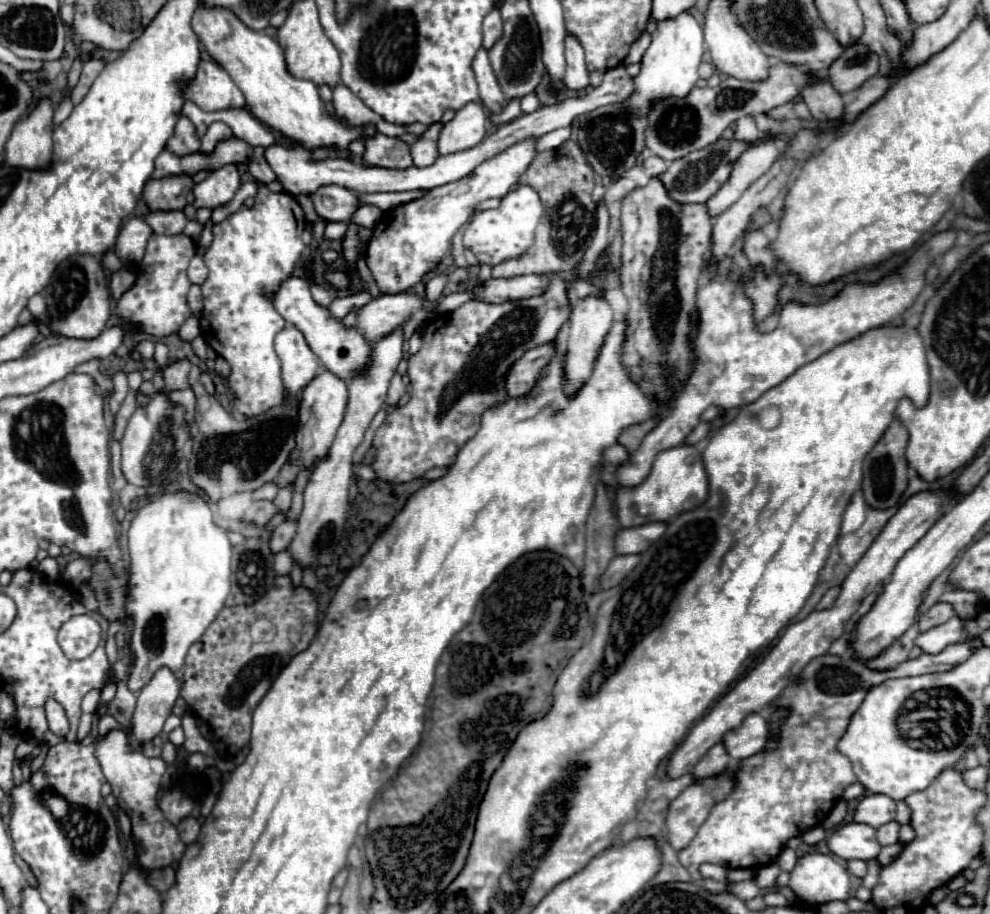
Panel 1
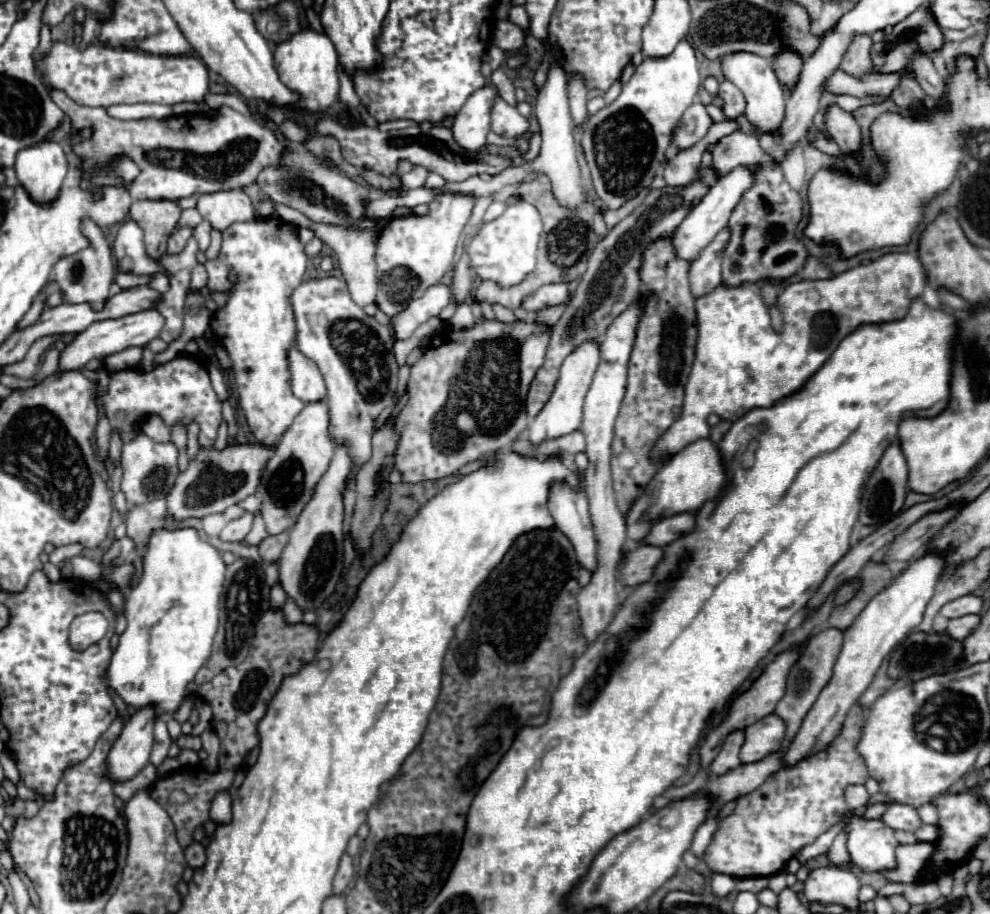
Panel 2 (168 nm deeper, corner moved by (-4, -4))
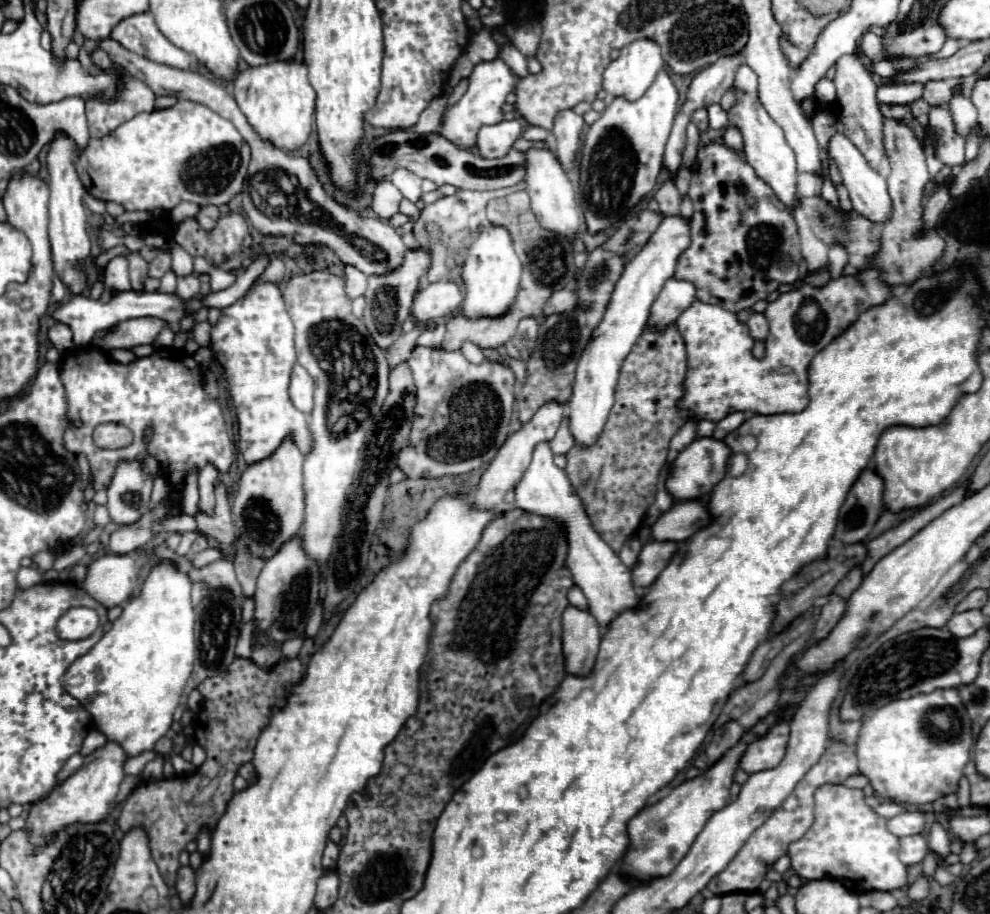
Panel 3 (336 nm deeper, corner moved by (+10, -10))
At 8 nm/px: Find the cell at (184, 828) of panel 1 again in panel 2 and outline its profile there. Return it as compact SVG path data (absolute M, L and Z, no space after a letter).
M198 842L190 844L190 846L184 850L184 854L186 854L186 864L188 864L192 870L202 868L202 866L204 866L204 862L206 862L204 846L202 846L202 844L198 844Z

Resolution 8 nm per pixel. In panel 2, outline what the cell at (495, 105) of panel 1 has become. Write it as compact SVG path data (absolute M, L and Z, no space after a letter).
M500 96L494 100L492 106L492 132L500 136L522 136L530 130L530 120L524 118L516 108L508 106Z

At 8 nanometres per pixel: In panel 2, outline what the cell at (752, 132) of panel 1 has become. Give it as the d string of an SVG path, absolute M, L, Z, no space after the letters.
M740 130L718 140L712 150L712 168L718 178L730 174L738 166L746 166L752 172L754 186L742 194L726 226L730 238L722 252L722 284L740 286L744 282L762 280L786 282L798 274L808 260L808 250L796 236L796 228L802 220L802 198L786 182L780 162L760 148L758 136Z

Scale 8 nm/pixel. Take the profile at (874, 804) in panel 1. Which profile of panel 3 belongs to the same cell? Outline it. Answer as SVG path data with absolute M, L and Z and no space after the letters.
M908 810L904 814L898 814L888 820L888 828L894 836L912 836L912 834L922 834L926 830L926 818L918 810Z

